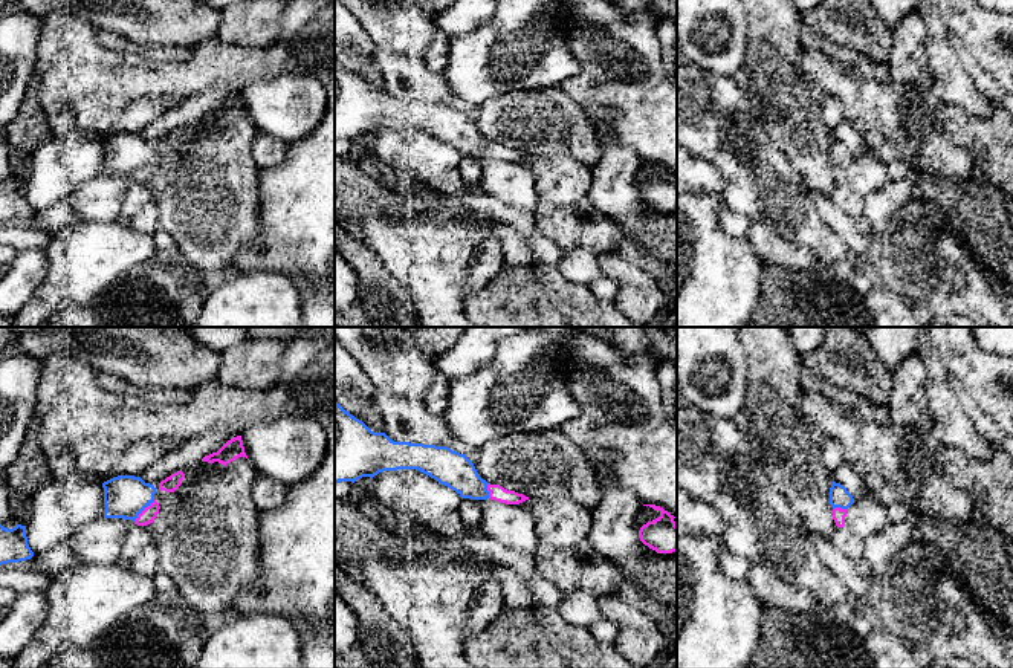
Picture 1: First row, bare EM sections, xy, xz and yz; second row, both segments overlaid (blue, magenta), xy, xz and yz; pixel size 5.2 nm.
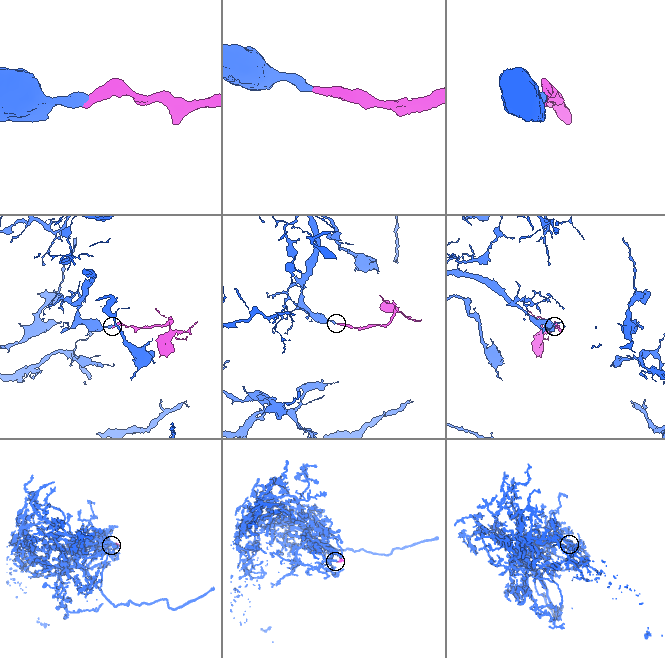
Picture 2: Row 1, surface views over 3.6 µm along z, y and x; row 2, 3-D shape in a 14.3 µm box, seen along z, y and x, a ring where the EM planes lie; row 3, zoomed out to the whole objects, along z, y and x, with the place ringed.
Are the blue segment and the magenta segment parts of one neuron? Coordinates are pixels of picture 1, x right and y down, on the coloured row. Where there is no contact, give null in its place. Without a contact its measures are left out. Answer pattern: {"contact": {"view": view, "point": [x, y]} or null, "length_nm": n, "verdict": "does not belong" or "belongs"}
{"contact": {"view": "xy", "point": [144, 508]}, "length_nm": 160, "verdict": "belongs"}

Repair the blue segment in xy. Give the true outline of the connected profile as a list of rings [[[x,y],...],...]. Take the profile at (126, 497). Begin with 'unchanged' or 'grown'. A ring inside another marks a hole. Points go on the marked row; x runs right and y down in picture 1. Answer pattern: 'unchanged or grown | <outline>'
grown | [[[118,475],[102,483],[104,518],[131,520],[138,526],[147,526],[159,514],[159,503],[154,500],[156,488],[141,477]]]

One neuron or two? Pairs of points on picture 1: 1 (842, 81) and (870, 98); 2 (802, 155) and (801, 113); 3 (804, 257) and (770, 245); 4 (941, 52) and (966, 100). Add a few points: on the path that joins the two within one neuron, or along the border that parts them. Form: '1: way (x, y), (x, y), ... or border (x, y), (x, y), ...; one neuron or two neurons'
1: way (848, 86), (857, 94), (864, 94); one neuron
2: way (802, 144), (801, 124); one neuron
3: way (796, 257), (789, 257), (778, 251); one neuron
4: way (946, 64), (951, 80), (957, 87); one neuron

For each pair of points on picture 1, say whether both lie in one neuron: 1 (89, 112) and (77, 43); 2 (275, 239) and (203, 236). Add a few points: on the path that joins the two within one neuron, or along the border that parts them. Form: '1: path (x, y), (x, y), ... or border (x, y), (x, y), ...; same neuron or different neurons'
1: path (89, 95), (77, 78), (77, 60); same neuron
2: border (260, 202), (258, 233), (239, 252), (233, 265); different neurons

